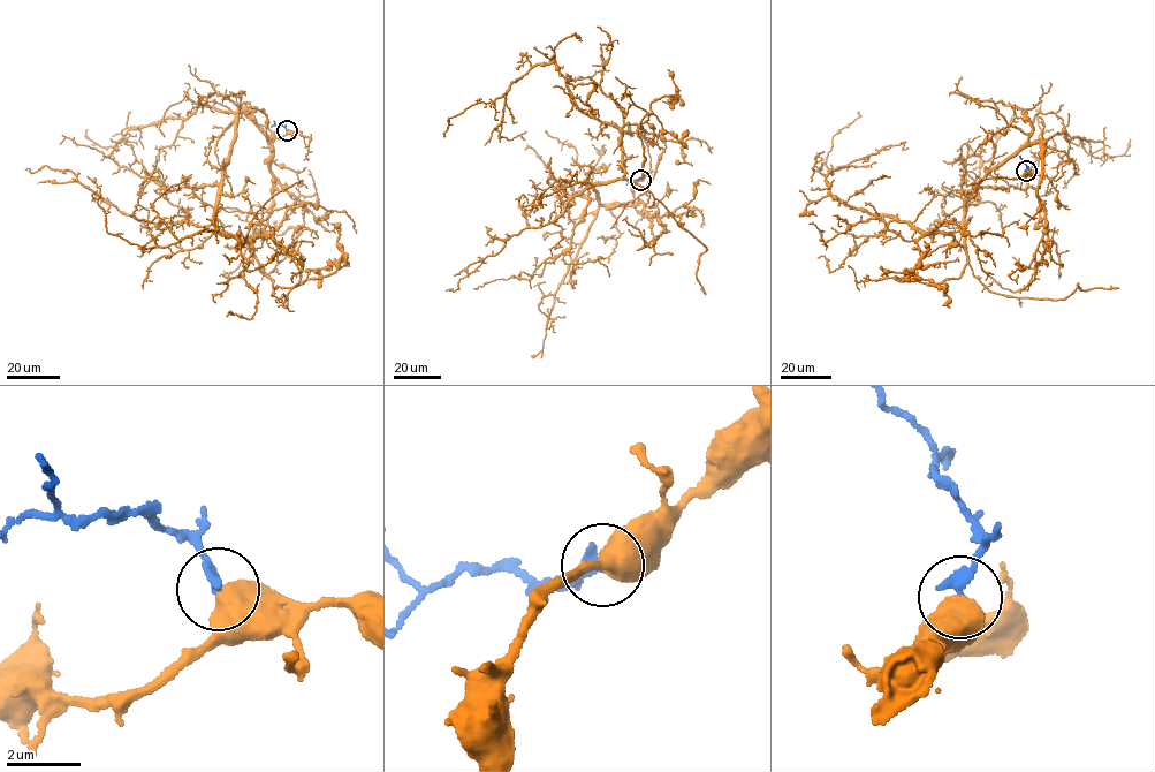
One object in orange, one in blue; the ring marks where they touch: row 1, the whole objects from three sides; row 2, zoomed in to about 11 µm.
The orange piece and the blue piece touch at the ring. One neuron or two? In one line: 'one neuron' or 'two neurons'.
two neurons

